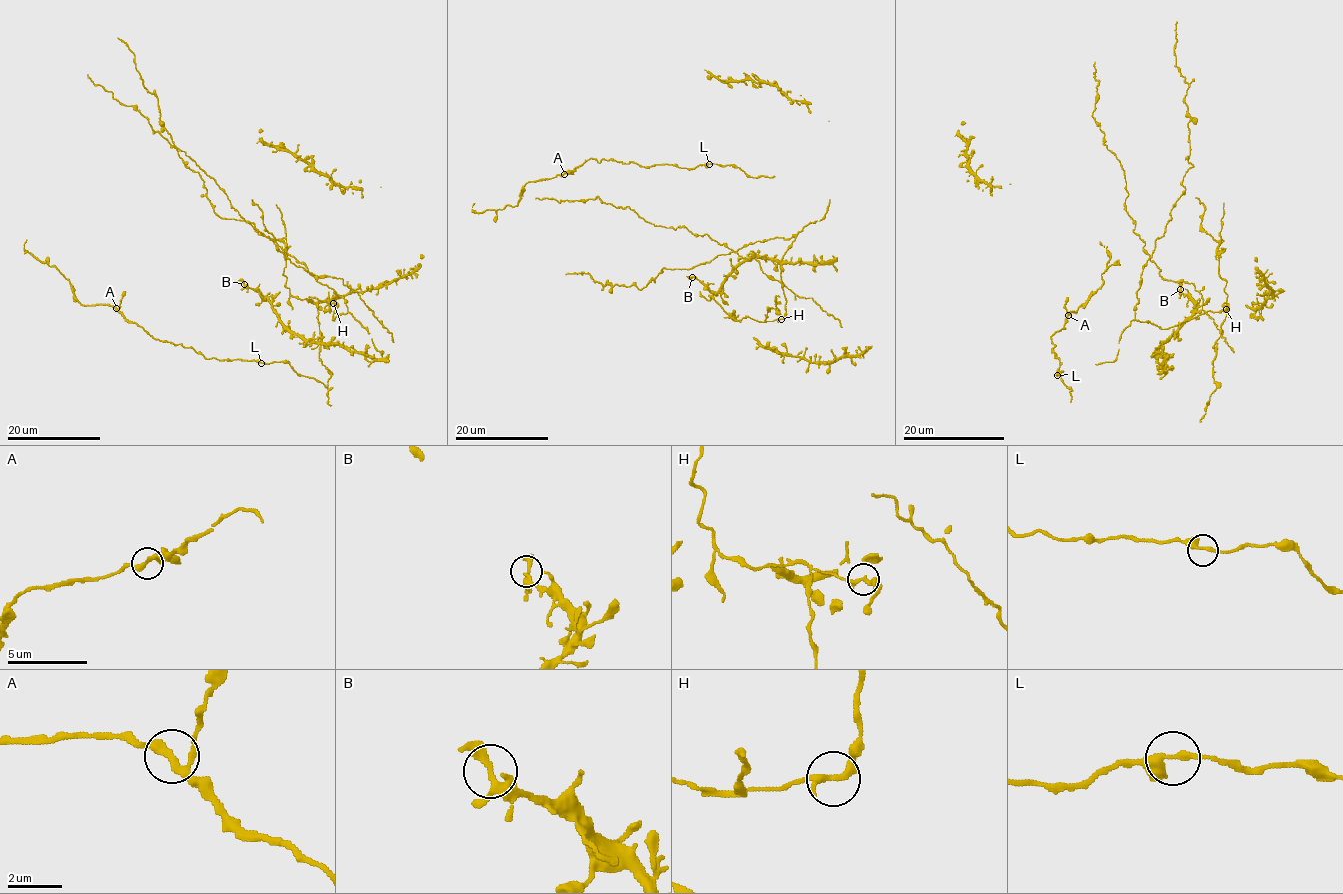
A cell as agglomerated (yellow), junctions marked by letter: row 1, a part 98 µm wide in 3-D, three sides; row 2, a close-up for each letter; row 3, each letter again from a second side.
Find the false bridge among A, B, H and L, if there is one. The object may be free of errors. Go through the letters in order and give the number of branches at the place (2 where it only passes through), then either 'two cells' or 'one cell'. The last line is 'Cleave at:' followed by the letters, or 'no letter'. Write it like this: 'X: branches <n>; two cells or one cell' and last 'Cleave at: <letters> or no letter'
A: branches 3; one cell
B: branches 3; one cell
H: branches 3; two cells
L: branches 3; one cell
Cleave at: H

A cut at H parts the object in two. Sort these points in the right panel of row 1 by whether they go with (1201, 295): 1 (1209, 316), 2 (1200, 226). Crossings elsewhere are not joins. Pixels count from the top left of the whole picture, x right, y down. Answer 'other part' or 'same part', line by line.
1: same part
2: other part

